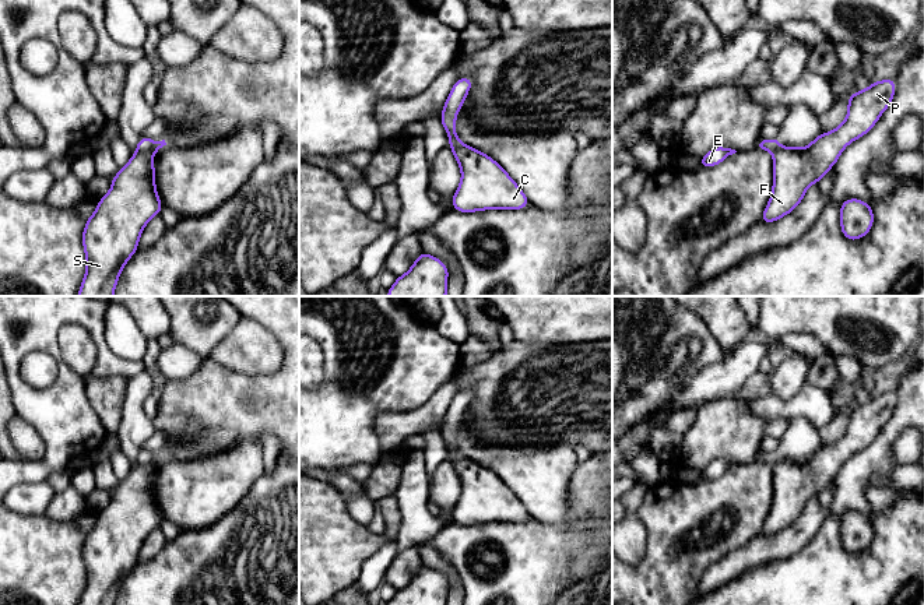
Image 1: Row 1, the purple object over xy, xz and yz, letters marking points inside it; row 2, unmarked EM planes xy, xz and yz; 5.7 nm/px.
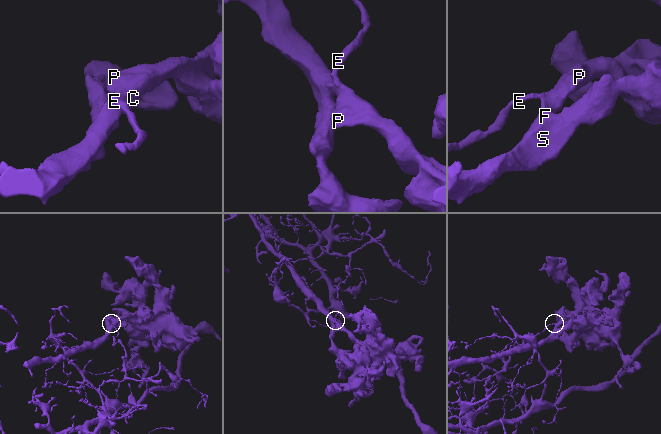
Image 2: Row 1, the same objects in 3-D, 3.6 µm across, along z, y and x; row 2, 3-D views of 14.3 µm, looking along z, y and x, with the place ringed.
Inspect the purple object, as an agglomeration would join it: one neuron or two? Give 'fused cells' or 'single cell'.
fused cells

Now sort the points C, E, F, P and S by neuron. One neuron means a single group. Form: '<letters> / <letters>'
C F P S / E

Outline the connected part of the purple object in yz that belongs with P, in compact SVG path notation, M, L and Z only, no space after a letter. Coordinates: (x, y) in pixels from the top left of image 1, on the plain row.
M893 391L871 395L864 404L851 407L847 412L849 423L844 435L829 446L821 446L804 461L783 460L773 465L773 500L769 516L759 535L769 537L790 527L802 514L807 502L823 492L832 479L836 478L843 462L857 451L865 449L888 422L896 405Z

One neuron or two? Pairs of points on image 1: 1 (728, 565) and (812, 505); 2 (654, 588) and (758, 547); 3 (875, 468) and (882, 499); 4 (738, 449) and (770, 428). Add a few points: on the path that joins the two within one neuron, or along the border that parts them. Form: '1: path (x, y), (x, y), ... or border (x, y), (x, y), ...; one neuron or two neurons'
1: path (752, 555), (784, 544), (800, 528); one neuron
2: border (735, 549), (713, 562), (703, 573), (695, 590); two neurons
3: border (863, 488), (875, 513), (884, 513), (899, 492); two neurons
4: border (768, 419), (763, 435); two neurons

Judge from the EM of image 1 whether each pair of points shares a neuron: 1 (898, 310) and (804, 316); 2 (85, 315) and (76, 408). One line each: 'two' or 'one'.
1: one
2: one

